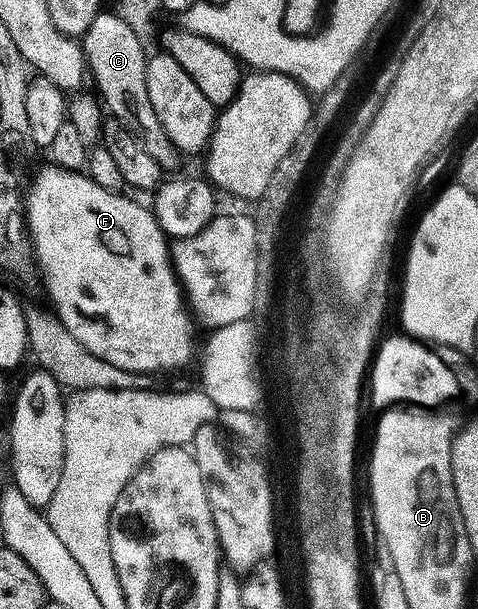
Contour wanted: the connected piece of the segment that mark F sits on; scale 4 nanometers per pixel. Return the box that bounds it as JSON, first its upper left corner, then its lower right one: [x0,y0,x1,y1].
[27,164,197,376]

